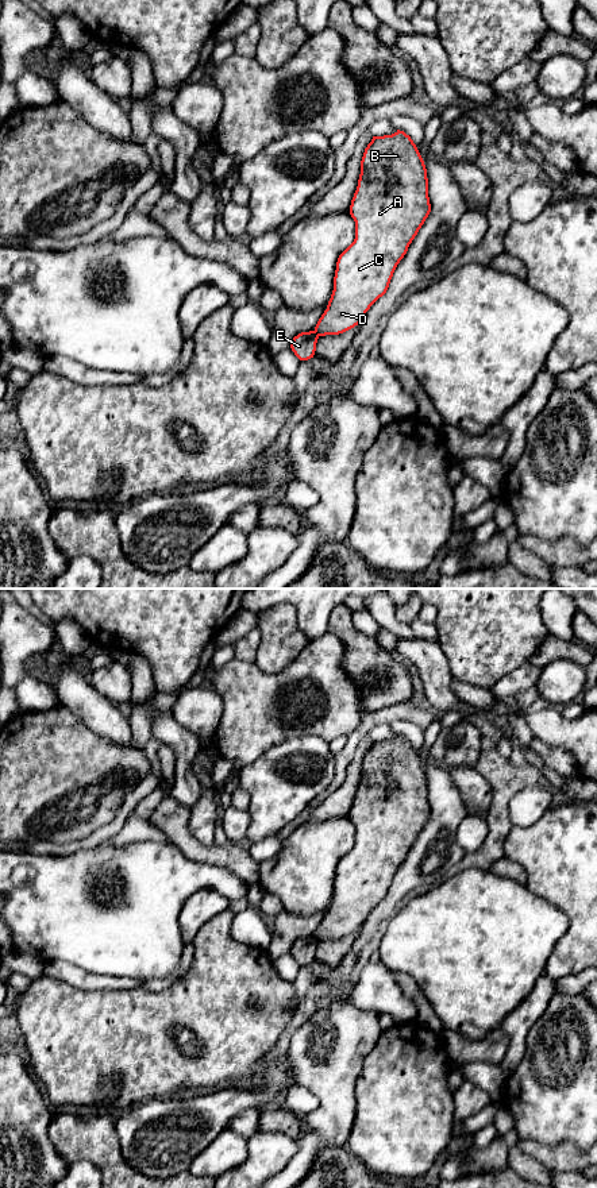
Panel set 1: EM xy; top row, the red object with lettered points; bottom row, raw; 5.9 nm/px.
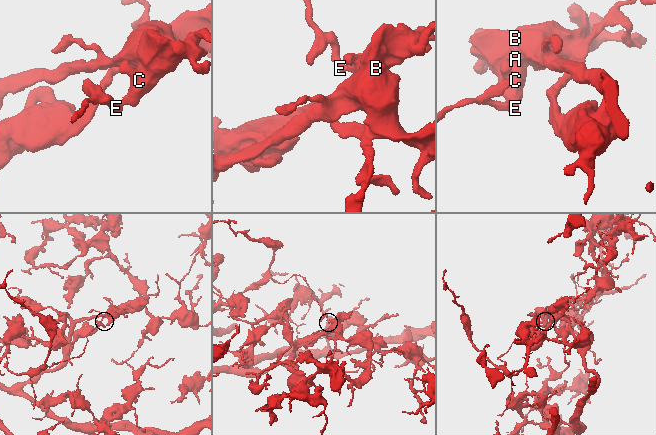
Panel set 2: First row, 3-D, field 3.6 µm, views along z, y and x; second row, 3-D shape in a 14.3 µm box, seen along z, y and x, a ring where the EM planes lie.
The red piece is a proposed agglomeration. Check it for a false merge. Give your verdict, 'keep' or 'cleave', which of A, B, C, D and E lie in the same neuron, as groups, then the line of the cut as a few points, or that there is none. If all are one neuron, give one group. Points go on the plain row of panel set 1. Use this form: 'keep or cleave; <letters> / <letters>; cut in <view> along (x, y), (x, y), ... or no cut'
cleave; A B C D / E; cut in xy along (314, 936), (318, 941)

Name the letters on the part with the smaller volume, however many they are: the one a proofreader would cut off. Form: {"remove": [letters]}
{"remove": ["E"]}

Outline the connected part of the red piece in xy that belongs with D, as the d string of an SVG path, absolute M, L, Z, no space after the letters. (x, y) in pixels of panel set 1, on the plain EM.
M400 734L373 741L361 765L358 791L350 810L355 844L338 863L334 895L315 932L317 941L339 940L362 926L370 911L386 898L397 869L430 817L427 774L411 741Z

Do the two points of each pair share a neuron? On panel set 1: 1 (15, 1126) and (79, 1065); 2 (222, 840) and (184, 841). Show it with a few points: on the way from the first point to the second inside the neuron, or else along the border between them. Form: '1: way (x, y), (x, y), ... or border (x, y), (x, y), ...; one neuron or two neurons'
1: border (38, 1082), (52, 1109); two neurons
2: border (228, 841), (223, 845), (215, 844); two neurons

